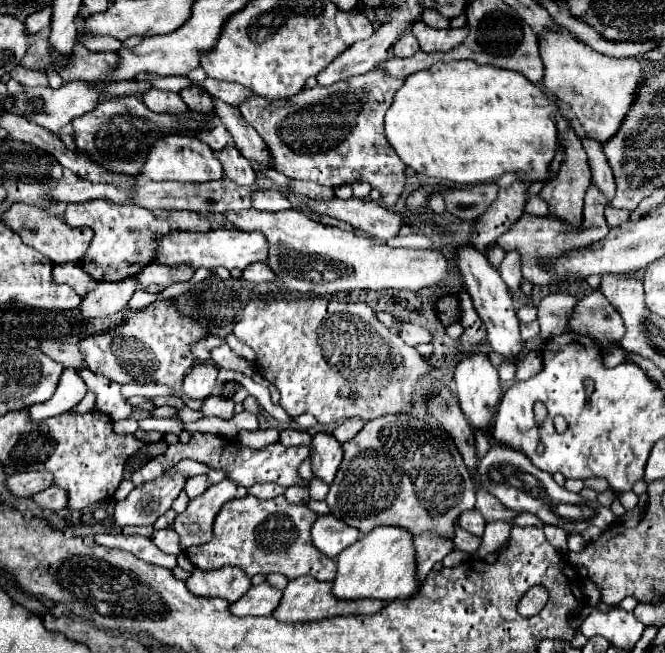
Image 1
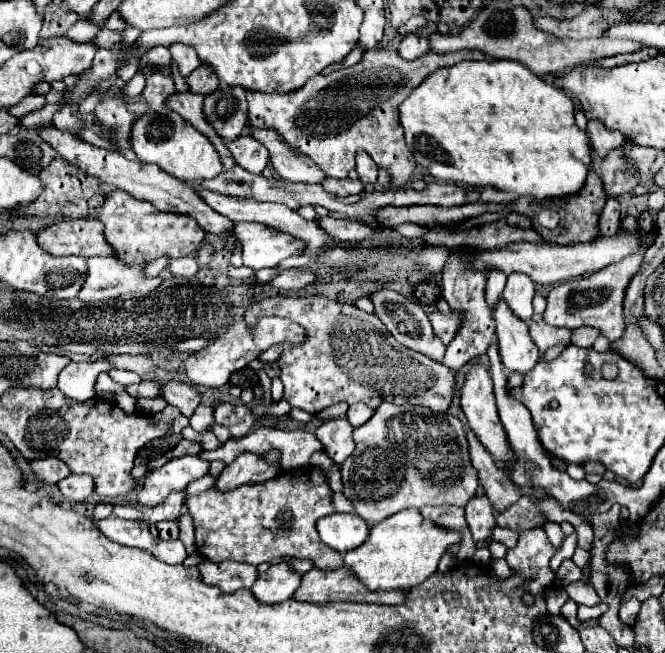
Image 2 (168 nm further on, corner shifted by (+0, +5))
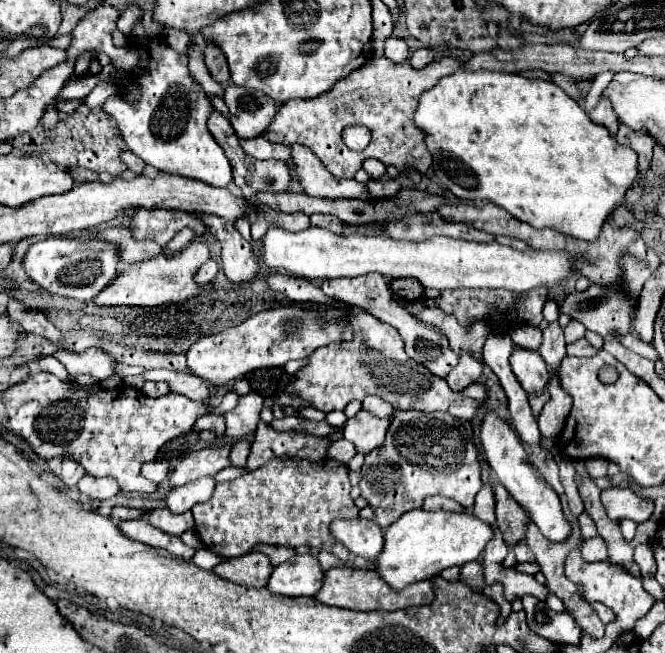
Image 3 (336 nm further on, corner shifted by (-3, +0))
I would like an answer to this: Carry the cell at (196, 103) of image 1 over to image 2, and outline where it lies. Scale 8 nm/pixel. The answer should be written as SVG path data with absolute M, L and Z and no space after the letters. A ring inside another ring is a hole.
M203 64L187 76L187 82L191 86L191 92L203 94L203 96L219 88L219 78L215 78L215 72L211 70L211 66L203 66Z

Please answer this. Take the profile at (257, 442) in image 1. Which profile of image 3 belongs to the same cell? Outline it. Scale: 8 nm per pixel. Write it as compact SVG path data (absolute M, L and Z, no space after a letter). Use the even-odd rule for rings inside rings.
M336 439L328 445L328 453L326 453L326 459L336 459L340 463L348 463L352 457L354 457L354 445L346 443L344 439Z

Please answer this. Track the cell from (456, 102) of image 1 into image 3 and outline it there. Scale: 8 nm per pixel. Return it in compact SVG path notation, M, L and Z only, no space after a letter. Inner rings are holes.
M460 71L460 73L452 73L452 75L446 75L438 81L436 87L432 87L430 91L426 91L422 97L420 97L420 103L418 103L418 109L414 113L414 125L424 133L424 143L426 143L426 149L432 153L432 169L434 173L438 175L438 179L442 181L442 185L452 191L456 197L460 199L482 199L482 201L490 201L490 203L496 203L500 207L504 207L508 213L512 213L516 219L520 221L526 221L530 223L532 227L536 229L542 229L542 227L552 227L560 233L566 233L566 235L572 235L576 239L584 239L584 241L594 241L602 229L602 223L606 221L606 217L624 201L624 193L626 189L636 181L636 155L630 147L622 147L618 145L610 133L592 123L586 115L586 111L572 99L568 97L556 83L550 83L550 81L542 81L542 79L526 79L524 75L520 73L502 73L502 71L474 71L474 73L468 73L468 71Z

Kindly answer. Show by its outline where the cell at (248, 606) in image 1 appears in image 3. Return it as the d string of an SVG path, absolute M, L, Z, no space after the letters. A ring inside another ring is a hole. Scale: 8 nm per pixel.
M294 555L274 569L266 589L284 597L312 597L322 583L322 575L324 571L320 569L316 557Z

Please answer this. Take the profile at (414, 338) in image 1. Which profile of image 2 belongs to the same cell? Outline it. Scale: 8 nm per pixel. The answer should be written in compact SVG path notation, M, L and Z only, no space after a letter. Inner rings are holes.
M433 312L433 314L429 314L429 320L433 324L435 334L443 340L443 344L449 344L453 340L453 336L457 334L457 330L463 322L463 316L457 312L449 312L449 314Z

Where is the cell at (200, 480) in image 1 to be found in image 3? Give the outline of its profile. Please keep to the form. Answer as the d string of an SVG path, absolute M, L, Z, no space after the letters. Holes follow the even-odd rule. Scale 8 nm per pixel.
M238 441L230 449L230 465L234 467L244 467L246 465L246 455L248 455L250 443L248 441Z

